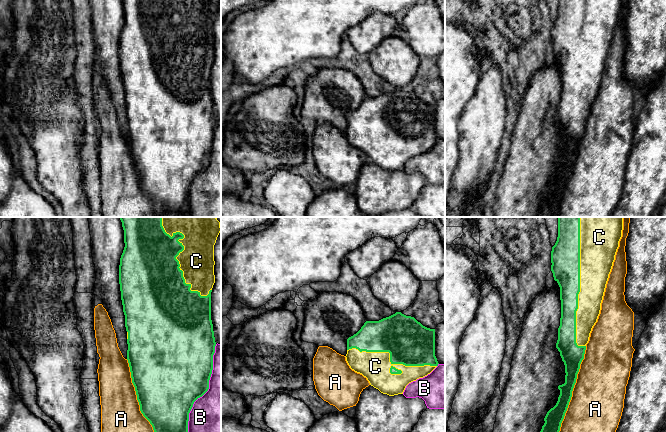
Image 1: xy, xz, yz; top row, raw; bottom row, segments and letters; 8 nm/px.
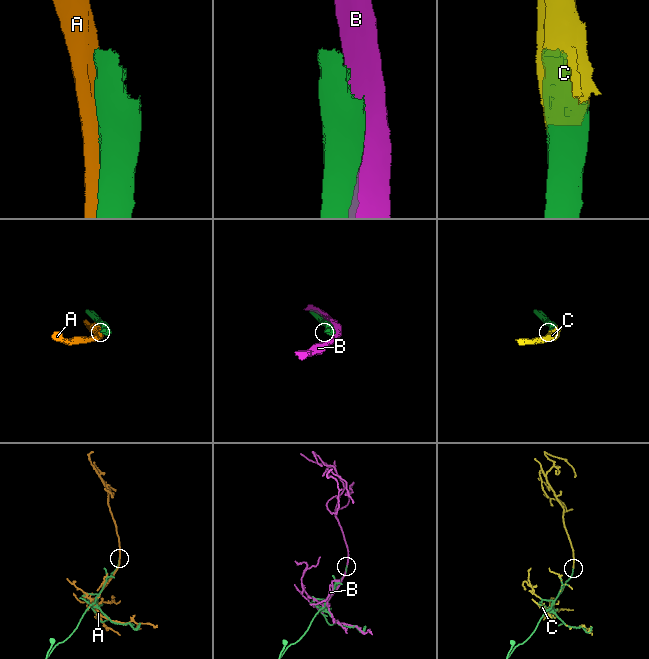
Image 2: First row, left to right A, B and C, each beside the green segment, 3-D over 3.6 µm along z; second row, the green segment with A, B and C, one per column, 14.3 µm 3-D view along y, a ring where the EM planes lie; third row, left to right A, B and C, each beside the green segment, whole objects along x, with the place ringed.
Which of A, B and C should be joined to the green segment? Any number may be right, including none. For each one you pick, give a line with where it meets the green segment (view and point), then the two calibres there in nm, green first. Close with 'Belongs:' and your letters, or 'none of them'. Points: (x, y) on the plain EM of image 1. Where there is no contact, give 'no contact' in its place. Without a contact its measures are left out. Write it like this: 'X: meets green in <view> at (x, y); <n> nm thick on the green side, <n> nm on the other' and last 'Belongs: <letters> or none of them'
C: meets green in yz at (579, 64); 220 nm thick on the green side, 260 nm on the other
Belongs: C

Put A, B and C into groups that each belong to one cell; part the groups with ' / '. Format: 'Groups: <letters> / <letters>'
Groups: A / B / C

